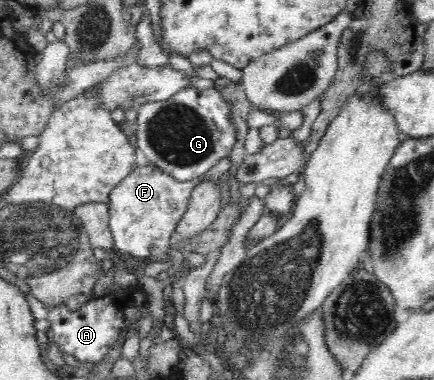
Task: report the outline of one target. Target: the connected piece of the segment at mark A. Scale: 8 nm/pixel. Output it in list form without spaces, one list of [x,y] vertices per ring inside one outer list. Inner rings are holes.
[[[138,286],[136,288],[119,289],[93,297],[77,310],[70,310],[64,304],[46,308],[32,296],[26,296],[30,311],[35,319],[50,322],[50,336],[66,354],[74,356],[80,362],[100,362],[109,350],[112,350],[120,336],[126,336],[130,330],[134,332],[136,322],[150,313],[150,297]]]

